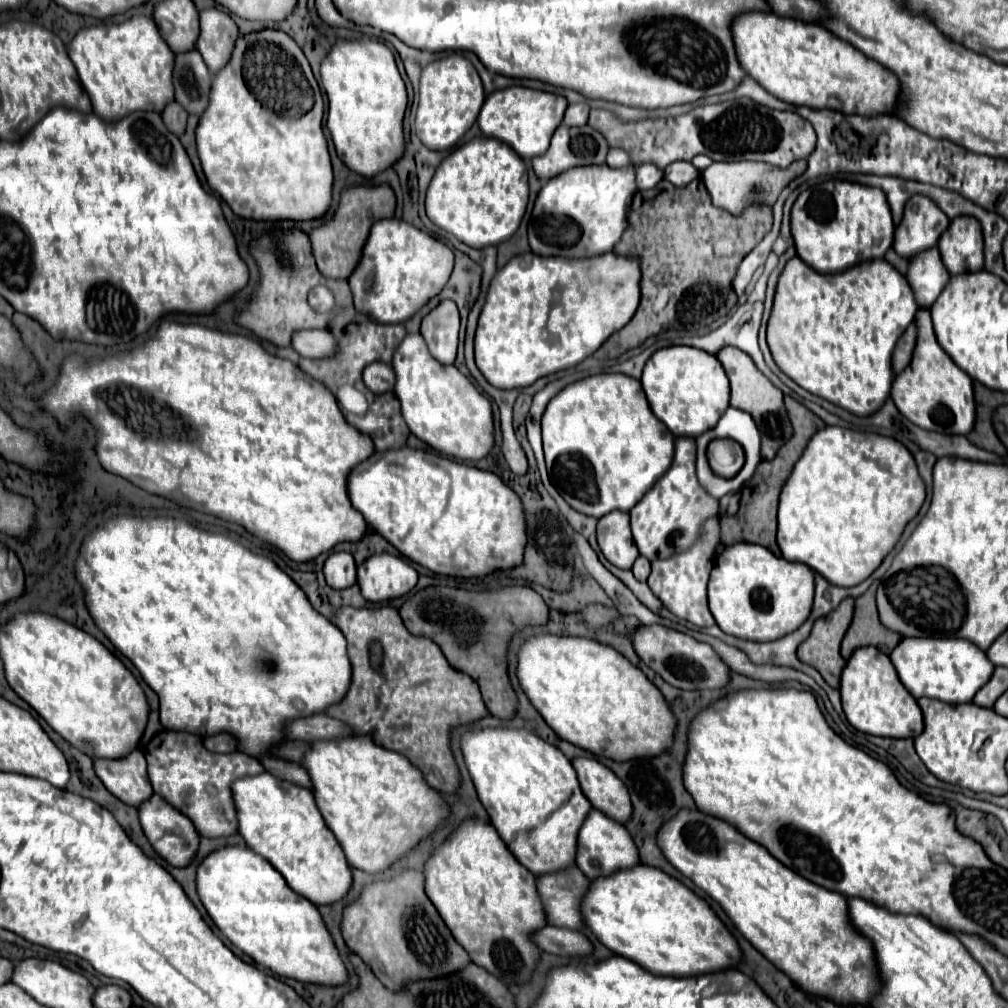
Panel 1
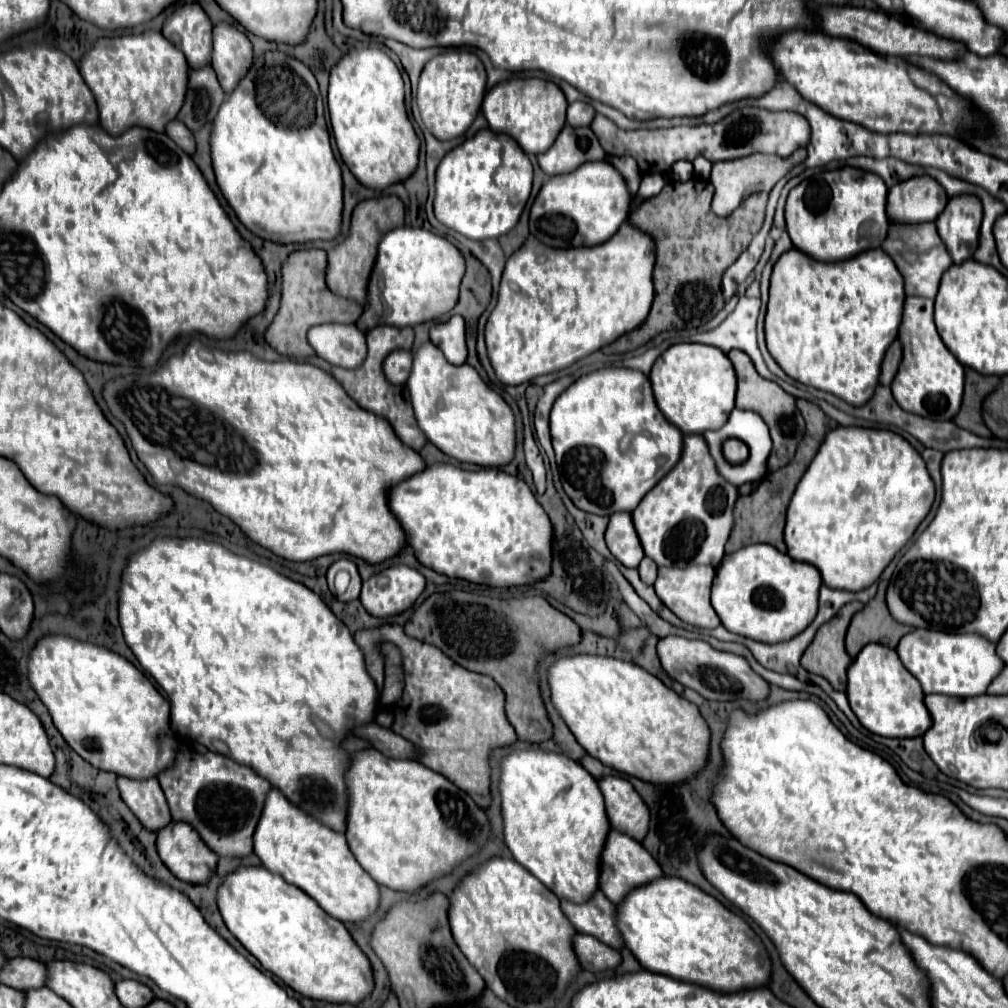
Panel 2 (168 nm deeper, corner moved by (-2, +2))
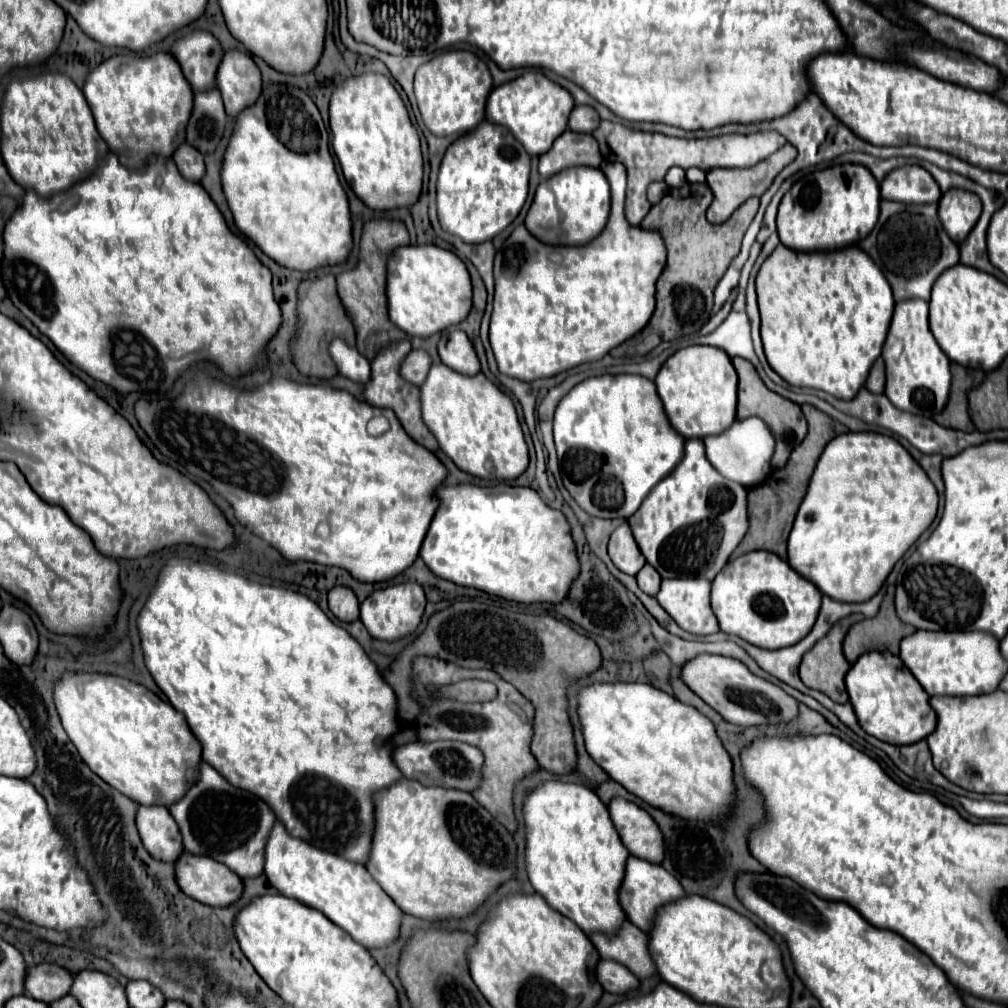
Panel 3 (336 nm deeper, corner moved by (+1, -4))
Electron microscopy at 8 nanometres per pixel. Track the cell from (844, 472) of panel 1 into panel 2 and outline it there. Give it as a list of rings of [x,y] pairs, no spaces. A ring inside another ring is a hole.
[[[833,428],[825,436],[817,456],[803,474],[791,498],[785,526],[787,552],[793,560],[813,564],[821,572],[823,584],[829,588],[849,592],[865,590],[881,576],[893,556],[911,540],[917,526],[929,514],[933,500],[935,484],[925,468],[925,462],[903,436],[891,430],[875,428]]]

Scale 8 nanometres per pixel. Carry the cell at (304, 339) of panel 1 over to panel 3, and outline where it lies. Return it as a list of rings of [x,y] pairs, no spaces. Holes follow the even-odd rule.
[[[334,338],[328,344],[328,354],[334,358],[334,364],[342,376],[360,384],[366,384],[370,380],[370,362],[342,338]]]

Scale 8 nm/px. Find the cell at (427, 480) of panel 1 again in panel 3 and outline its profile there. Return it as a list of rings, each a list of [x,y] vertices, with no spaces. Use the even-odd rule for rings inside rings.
[[[456,484],[436,490],[438,508],[420,548],[424,564],[440,578],[522,604],[560,602],[578,574],[576,548],[566,518],[548,508],[536,490],[496,484]]]

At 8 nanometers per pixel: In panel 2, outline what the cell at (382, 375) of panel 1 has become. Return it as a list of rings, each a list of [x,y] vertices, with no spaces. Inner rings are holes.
[[[395,350],[385,360],[385,376],[393,384],[405,384],[413,366],[413,356],[409,350]]]

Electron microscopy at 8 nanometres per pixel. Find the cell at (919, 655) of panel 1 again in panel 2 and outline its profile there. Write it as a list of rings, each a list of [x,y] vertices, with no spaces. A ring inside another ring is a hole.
[[[913,630],[897,646],[903,666],[921,682],[925,694],[979,696],[987,692],[989,682],[1003,670],[995,644],[981,634],[947,634],[937,630]]]

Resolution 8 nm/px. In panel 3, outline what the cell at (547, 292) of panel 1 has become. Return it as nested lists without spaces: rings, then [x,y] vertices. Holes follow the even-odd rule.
[[[602,162],[600,164],[600,170],[606,174],[608,182],[610,182],[610,190],[612,190],[612,212],[610,212],[610,220],[604,228],[604,232],[592,240],[590,244],[586,246],[548,246],[548,244],[542,244],[540,240],[536,240],[524,226],[518,226],[510,238],[504,242],[504,248],[496,254],[496,260],[494,260],[494,278],[496,278],[496,294],[494,294],[494,312],[492,312],[492,320],[490,320],[490,346],[492,346],[492,352],[496,356],[496,364],[498,364],[498,370],[510,378],[516,378],[516,380],[522,380],[522,382],[534,382],[538,378],[550,378],[550,376],[556,376],[564,370],[570,370],[578,364],[584,364],[584,362],[592,362],[592,360],[600,360],[604,358],[612,348],[616,348],[618,344],[622,344],[624,340],[632,338],[636,332],[640,332],[652,312],[654,312],[654,284],[666,264],[666,248],[664,248],[664,242],[662,238],[658,236],[658,232],[654,230],[642,230],[640,226],[632,226],[628,224],[626,216],[624,216],[624,200],[626,200],[626,168],[620,164],[620,162]]]

